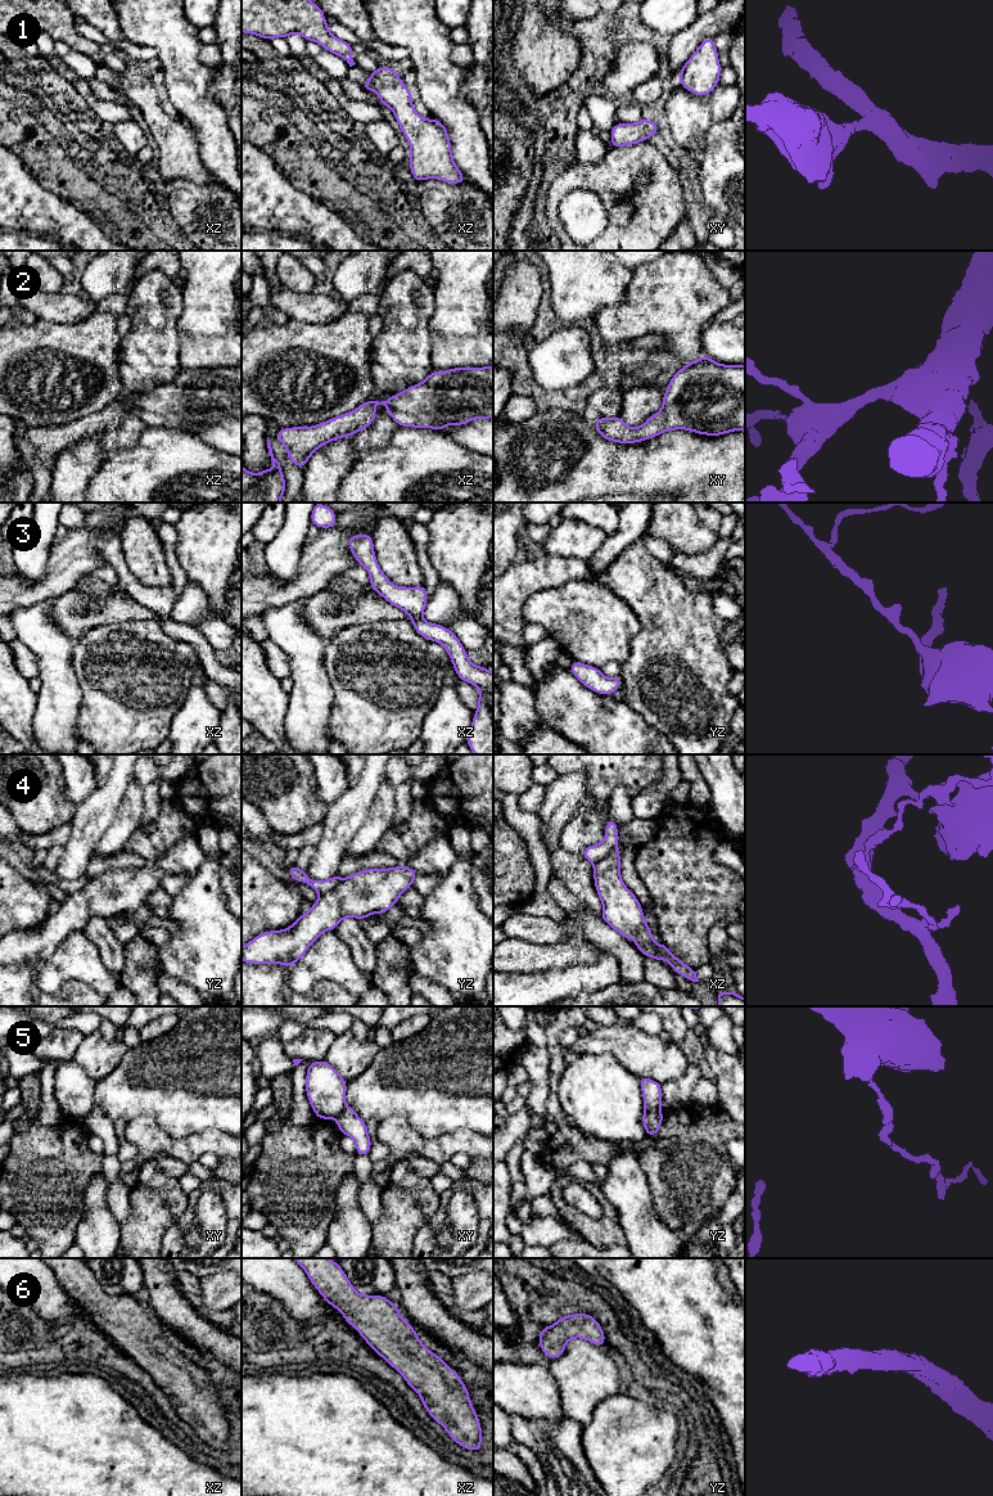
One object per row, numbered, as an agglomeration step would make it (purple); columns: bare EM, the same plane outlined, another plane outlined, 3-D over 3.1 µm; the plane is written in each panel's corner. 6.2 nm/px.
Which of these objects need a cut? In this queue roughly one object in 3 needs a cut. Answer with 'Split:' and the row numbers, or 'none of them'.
Split: 5

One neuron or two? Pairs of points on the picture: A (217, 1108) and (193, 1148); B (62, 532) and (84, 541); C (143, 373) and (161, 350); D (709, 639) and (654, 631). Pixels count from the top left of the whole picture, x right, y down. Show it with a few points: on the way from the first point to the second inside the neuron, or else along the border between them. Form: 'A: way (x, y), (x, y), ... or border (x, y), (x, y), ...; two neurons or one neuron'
A: border (228, 1132), (203, 1130), (175, 1138); two neurons
B: border (70, 528), (70, 532), (63, 539), (55, 537); two neurons
C: way (143, 368), (156, 355); one neuron
D: way (695, 639), (682, 639), (675, 631), (668, 631); one neuron

